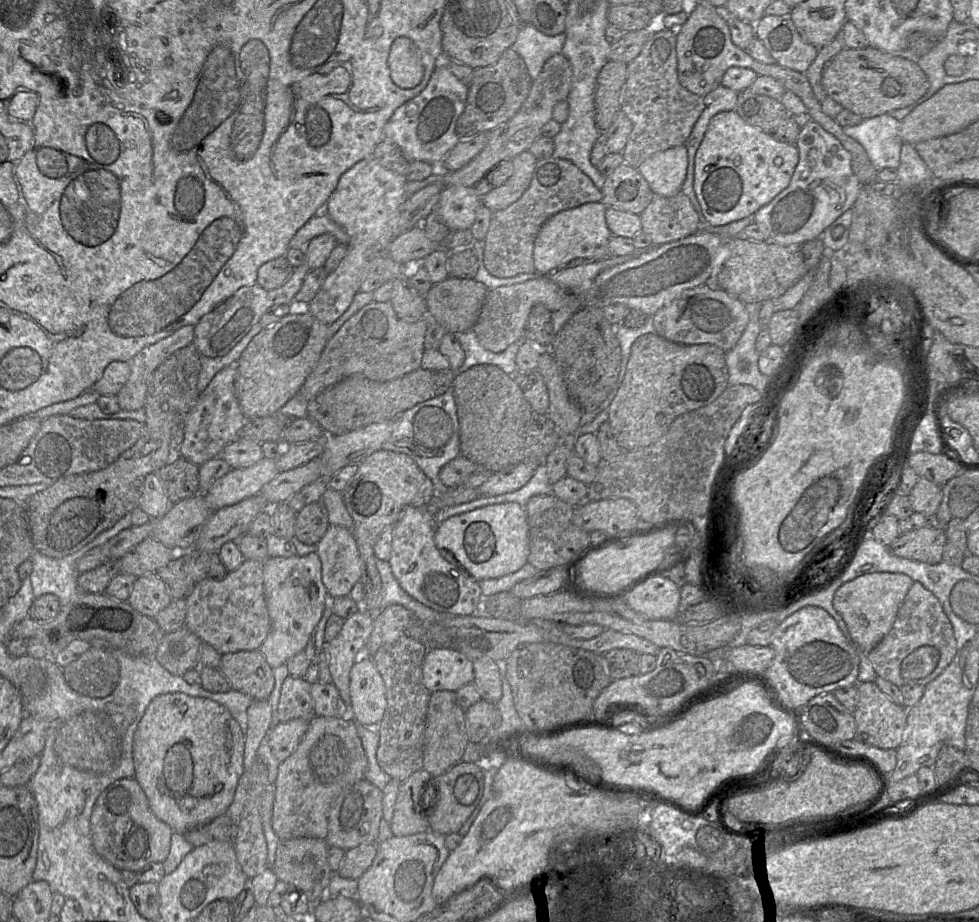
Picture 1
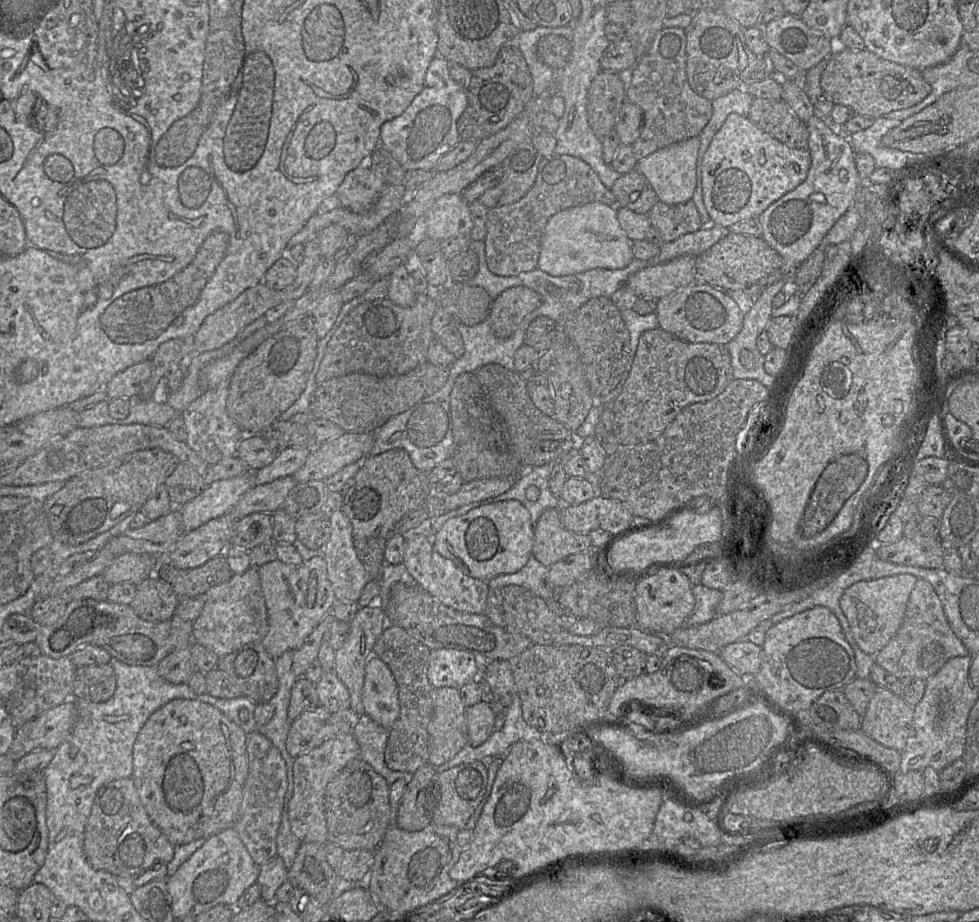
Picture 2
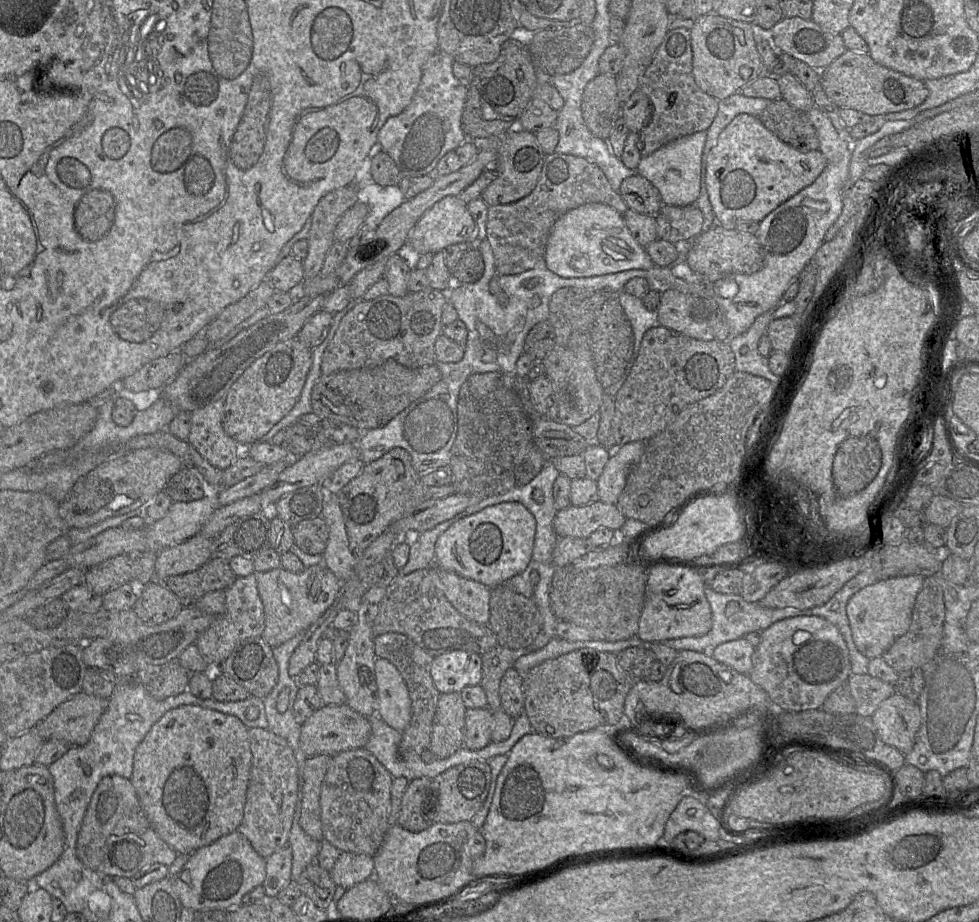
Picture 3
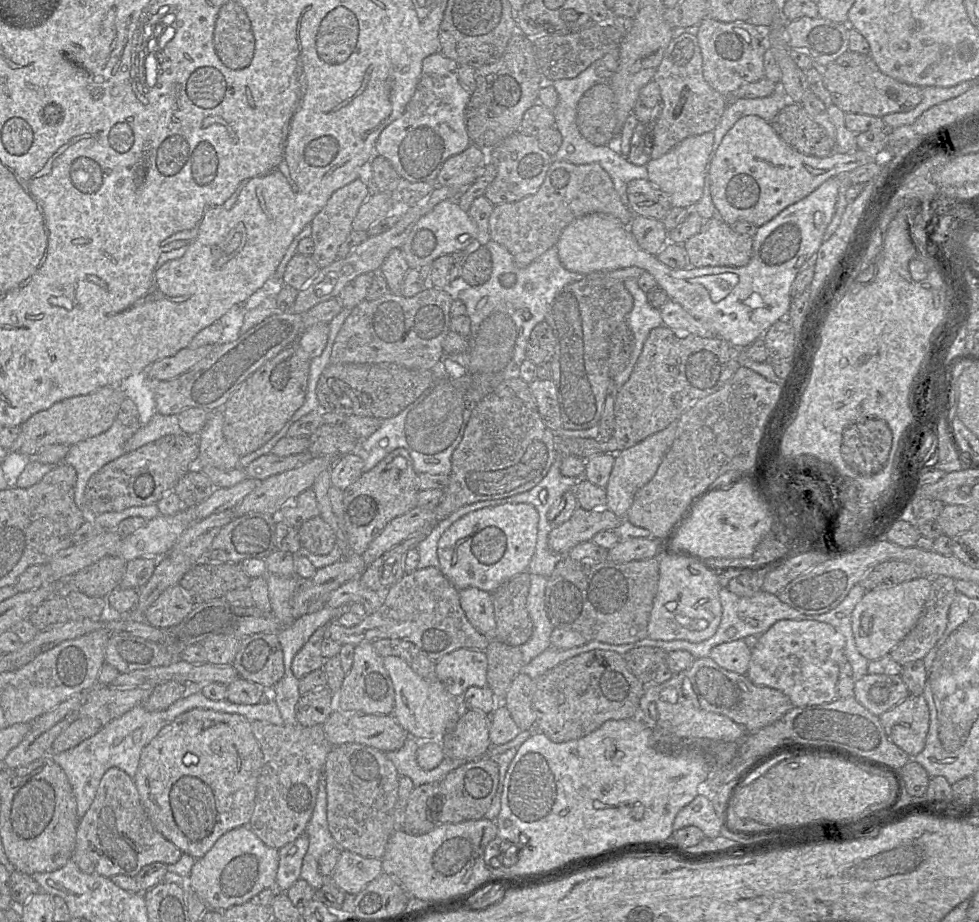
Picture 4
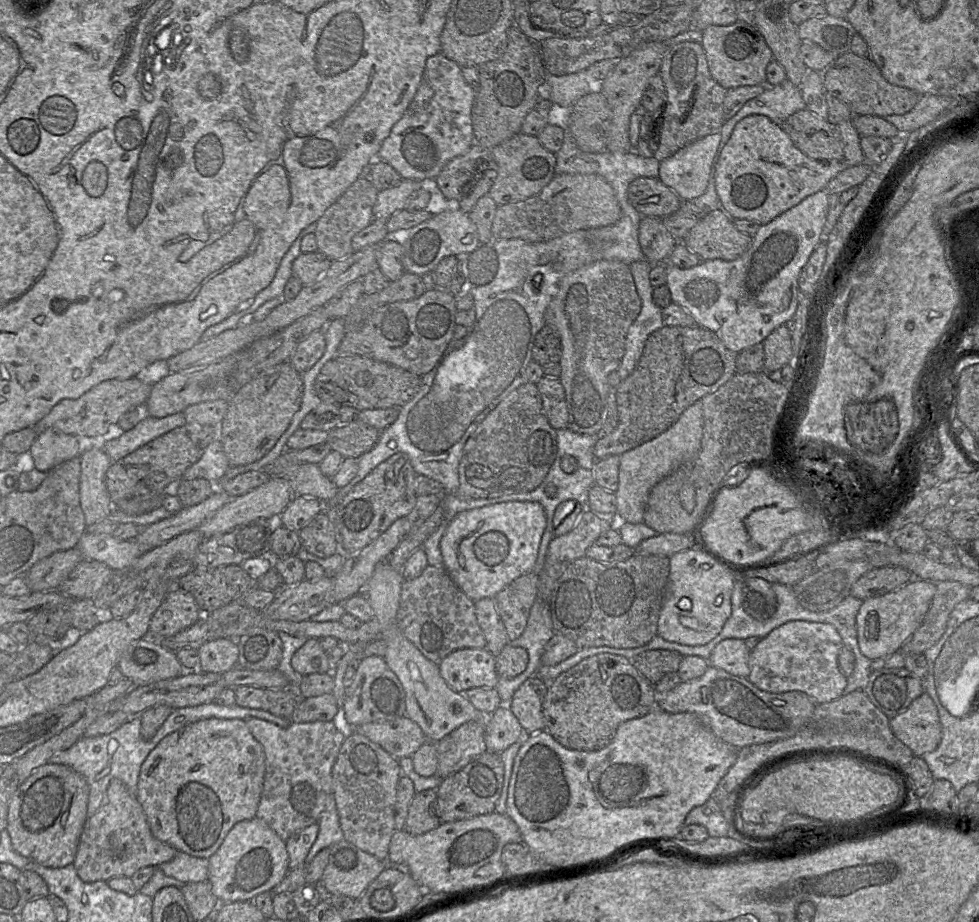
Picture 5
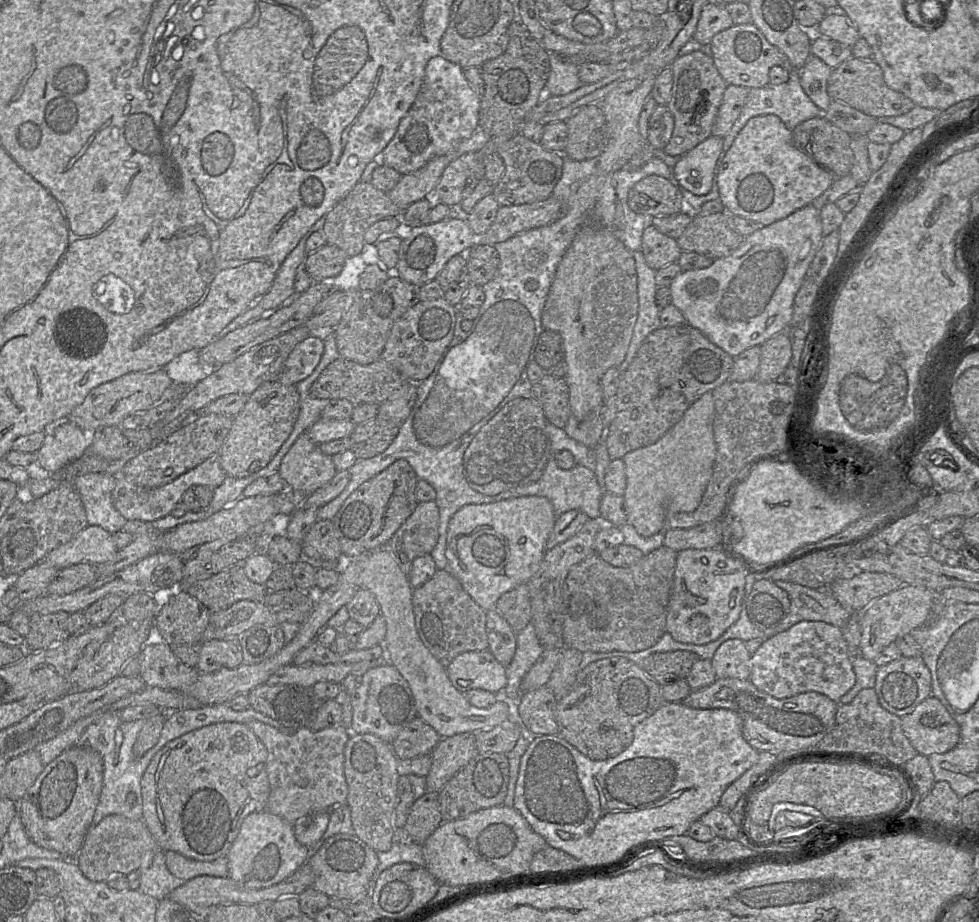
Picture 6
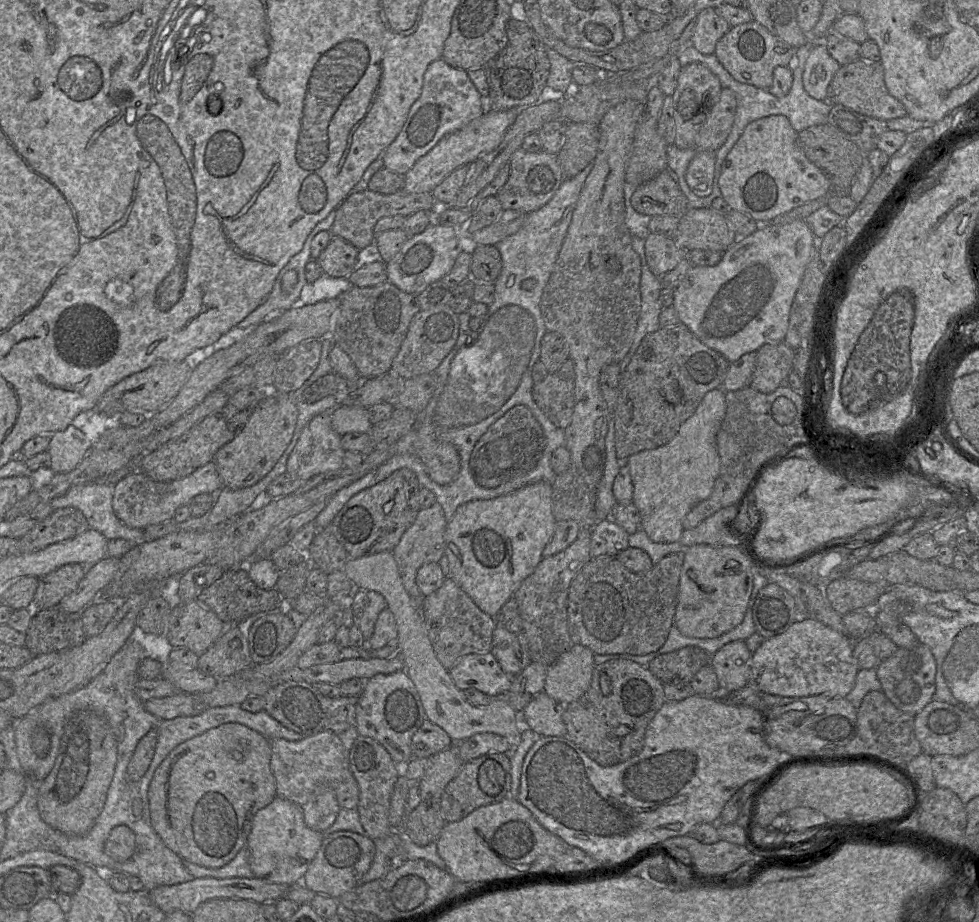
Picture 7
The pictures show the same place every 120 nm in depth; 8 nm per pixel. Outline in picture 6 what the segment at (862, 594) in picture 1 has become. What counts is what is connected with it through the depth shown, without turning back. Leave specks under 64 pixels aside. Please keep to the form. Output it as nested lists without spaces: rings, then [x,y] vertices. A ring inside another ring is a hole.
[[[902,585],[897,590],[871,601],[862,612],[859,654],[874,661],[889,644],[923,626],[929,619],[934,601],[933,591],[912,585]]]

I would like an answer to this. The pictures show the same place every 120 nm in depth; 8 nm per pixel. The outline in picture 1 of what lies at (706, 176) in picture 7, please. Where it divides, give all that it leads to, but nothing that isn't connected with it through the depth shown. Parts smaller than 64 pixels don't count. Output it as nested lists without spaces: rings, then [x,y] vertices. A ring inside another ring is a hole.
[[[685,145],[654,153],[637,169],[655,195],[677,195],[687,175],[688,153]]]

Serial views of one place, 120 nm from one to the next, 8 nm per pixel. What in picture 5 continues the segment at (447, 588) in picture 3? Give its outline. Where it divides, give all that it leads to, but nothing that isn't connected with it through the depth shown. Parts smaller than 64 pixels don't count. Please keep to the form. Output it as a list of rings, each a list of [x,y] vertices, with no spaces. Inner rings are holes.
[[[479,599],[474,606],[477,622],[486,639],[486,649],[496,656],[510,641],[494,599]]]

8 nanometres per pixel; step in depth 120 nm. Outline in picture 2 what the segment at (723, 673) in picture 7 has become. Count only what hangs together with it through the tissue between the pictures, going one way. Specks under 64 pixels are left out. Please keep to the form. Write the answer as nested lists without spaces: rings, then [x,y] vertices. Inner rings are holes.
[[[746,638],[726,645],[717,653],[730,667],[746,678],[753,678],[762,663],[762,647]]]

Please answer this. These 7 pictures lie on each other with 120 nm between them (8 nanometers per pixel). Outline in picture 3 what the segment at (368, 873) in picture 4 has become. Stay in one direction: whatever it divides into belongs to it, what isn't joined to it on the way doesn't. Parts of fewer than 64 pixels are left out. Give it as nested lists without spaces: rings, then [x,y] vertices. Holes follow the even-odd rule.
[[[340,852],[328,872],[336,886],[349,889],[374,875],[373,857],[366,854]]]

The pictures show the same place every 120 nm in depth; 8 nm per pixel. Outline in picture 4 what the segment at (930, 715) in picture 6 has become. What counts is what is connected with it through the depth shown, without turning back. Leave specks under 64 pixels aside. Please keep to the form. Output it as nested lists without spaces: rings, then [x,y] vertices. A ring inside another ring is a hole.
[[[909,695],[879,716],[888,739],[910,758],[924,748],[929,730],[930,714],[923,695]]]

